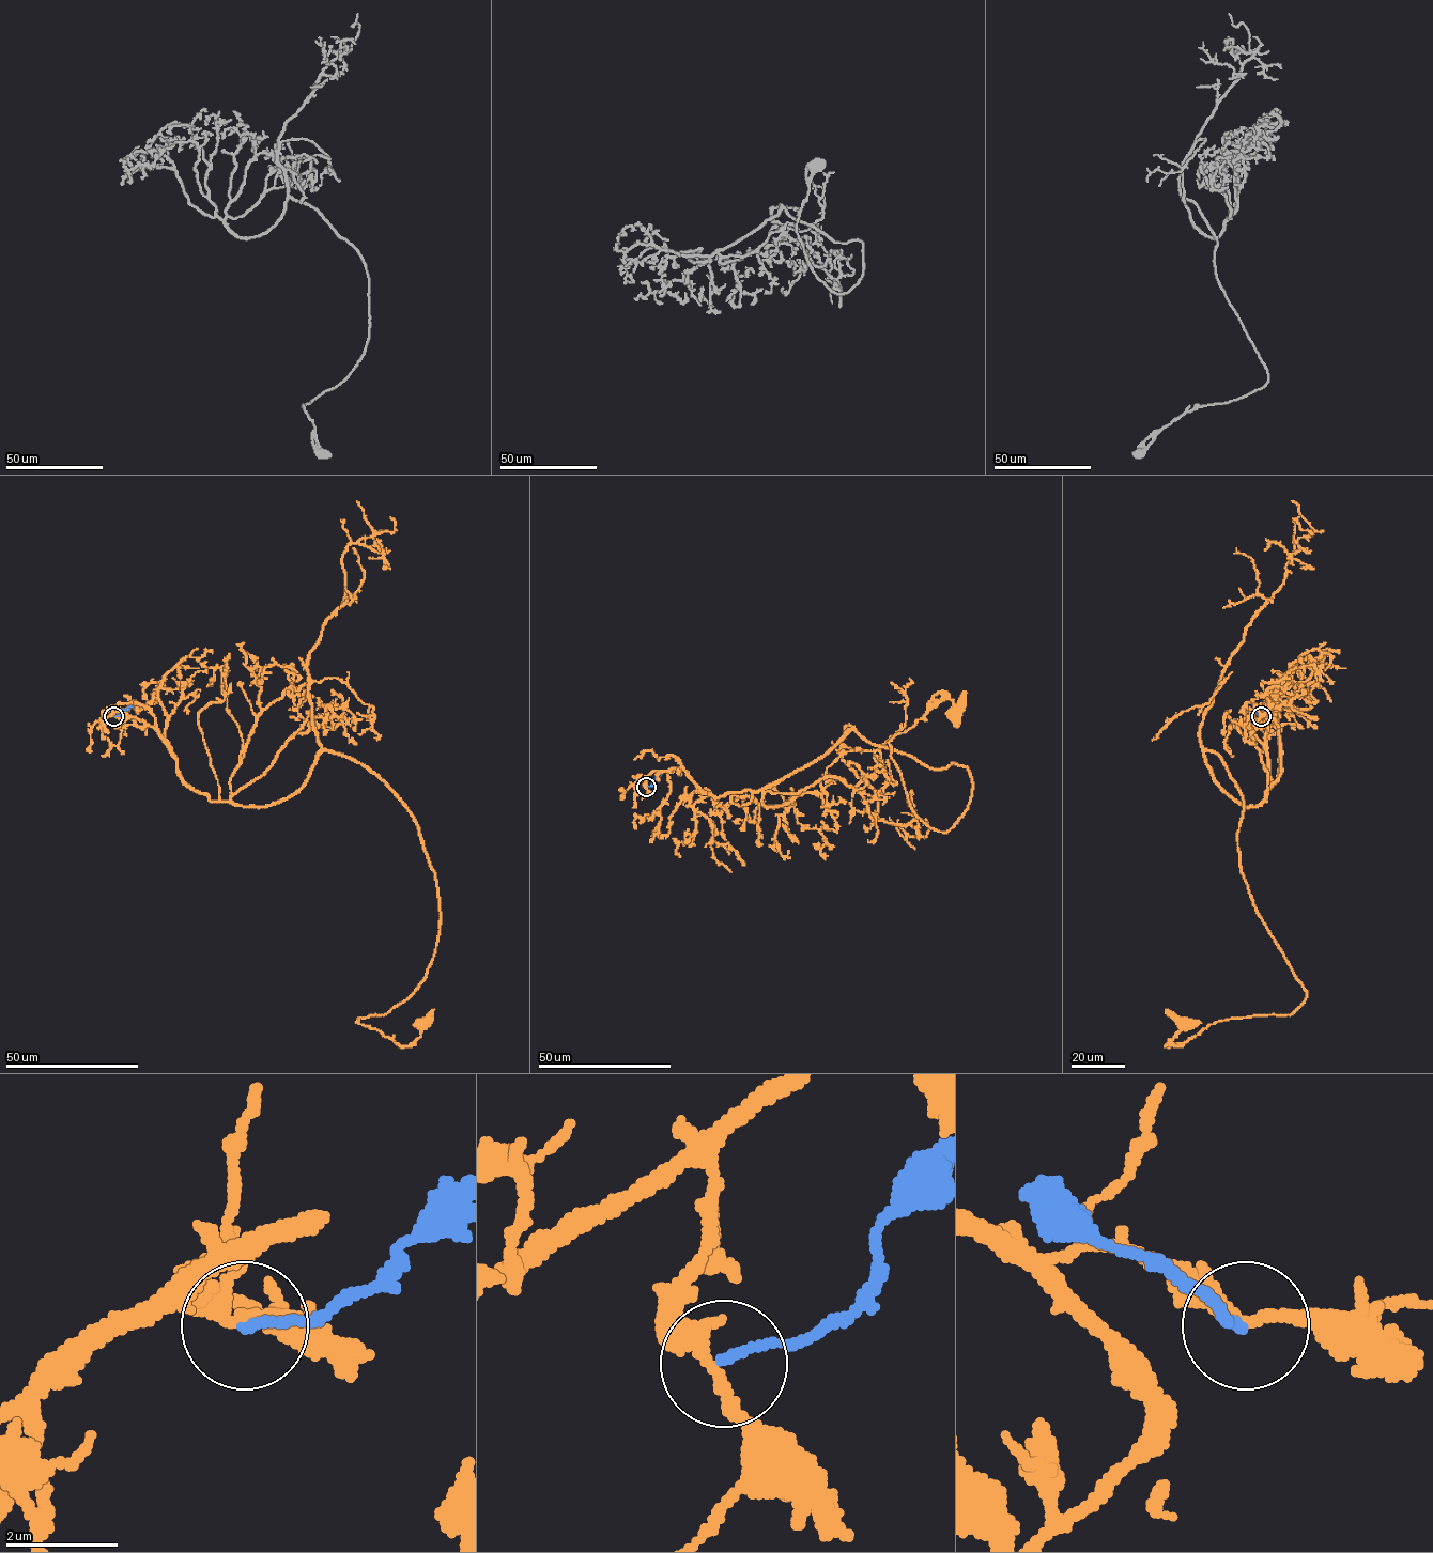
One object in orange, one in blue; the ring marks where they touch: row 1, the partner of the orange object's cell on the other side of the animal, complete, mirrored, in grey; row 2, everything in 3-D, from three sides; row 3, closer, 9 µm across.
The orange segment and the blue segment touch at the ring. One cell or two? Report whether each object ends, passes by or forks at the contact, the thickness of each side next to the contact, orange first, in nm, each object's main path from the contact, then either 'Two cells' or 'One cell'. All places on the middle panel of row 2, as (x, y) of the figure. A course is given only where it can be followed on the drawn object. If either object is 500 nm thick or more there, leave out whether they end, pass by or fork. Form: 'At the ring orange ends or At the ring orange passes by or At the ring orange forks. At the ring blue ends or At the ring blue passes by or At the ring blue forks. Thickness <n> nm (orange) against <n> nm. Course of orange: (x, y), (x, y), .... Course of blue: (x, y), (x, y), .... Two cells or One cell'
At the ring orange forks. At the ring blue ends. Thickness 200 nm (orange) against 150 nm. Course of orange: (646, 787), (759, 791), (853, 730), (967, 769), (946, 832), (889, 742), (956, 710). Course of blue: (646, 787), (664, 771). Two cells

